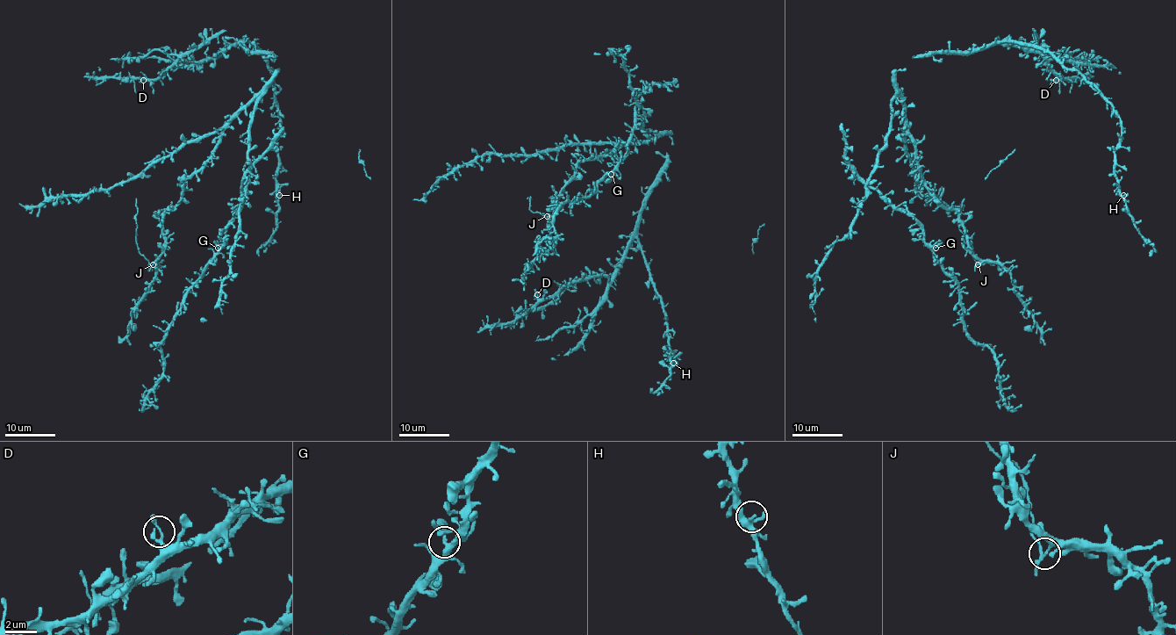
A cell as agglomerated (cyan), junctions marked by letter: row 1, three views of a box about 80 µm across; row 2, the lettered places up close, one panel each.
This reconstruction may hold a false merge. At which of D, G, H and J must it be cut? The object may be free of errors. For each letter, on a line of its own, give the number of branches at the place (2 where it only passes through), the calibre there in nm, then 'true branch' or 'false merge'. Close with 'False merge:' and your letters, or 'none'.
D: 2 branches meet; 200 nm thick; true branch
G: 3 branches meet; 240 nm thick; true branch
H: 3 branches meet; 190 nm thick; true branch
J: 3 branches meet; 150 nm thick; false merge
False merge: J

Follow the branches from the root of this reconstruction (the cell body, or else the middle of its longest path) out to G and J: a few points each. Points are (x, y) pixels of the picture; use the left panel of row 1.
G: (278, 68), (257, 104), (250, 126), (249, 178), (241, 184), (241, 202), (226, 227), (225, 241), (218, 248)
J: (278, 68), (263, 89), (230, 121), (214, 155), (183, 184), (181, 199), (164, 212), (164, 250), (154, 264)

